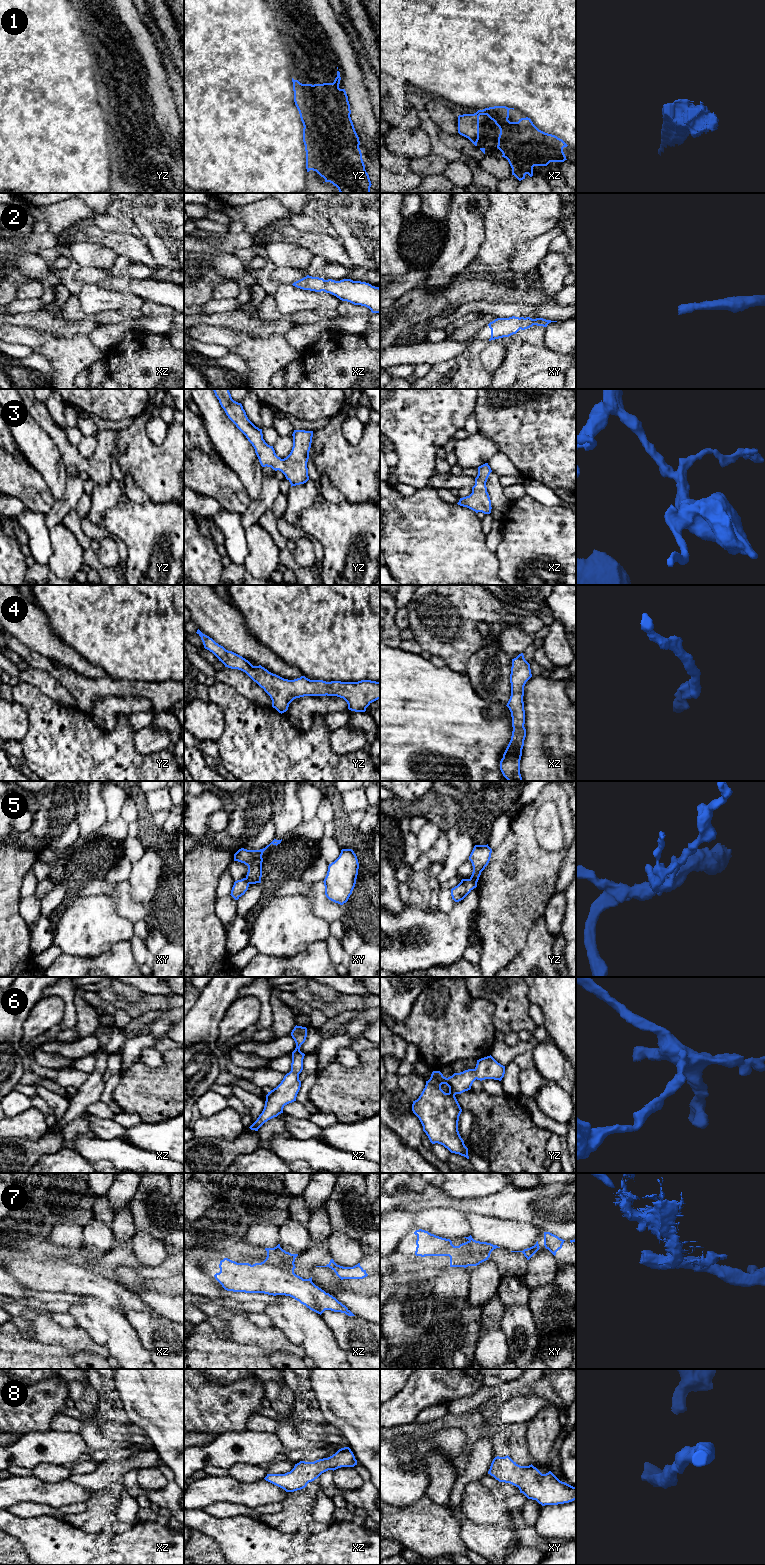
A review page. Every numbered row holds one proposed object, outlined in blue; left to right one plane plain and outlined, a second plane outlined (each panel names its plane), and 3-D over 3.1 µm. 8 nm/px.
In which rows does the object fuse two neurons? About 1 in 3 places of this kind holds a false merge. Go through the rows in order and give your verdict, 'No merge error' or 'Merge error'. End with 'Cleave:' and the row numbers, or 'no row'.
1: Merge error
2: No merge error
3: No merge error
4: No merge error
5: Merge error
6: No merge error
7: Merge error
8: No merge error
Cleave: 1, 5, 7

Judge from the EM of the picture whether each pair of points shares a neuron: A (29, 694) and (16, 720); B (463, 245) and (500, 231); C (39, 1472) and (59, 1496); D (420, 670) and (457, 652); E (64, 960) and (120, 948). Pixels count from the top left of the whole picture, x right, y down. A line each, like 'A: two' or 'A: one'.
A: two
B: two
C: two
D: two
E: one

